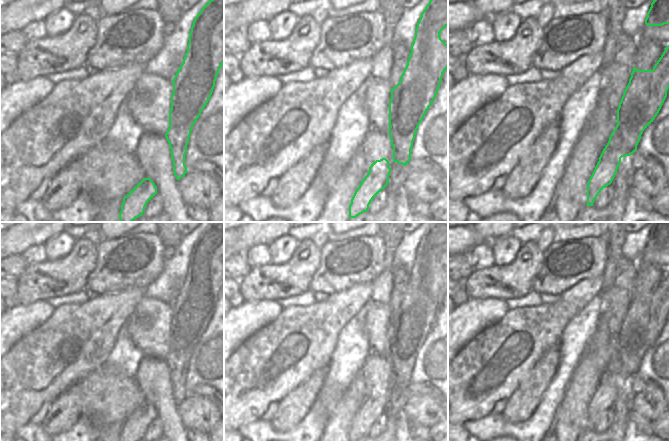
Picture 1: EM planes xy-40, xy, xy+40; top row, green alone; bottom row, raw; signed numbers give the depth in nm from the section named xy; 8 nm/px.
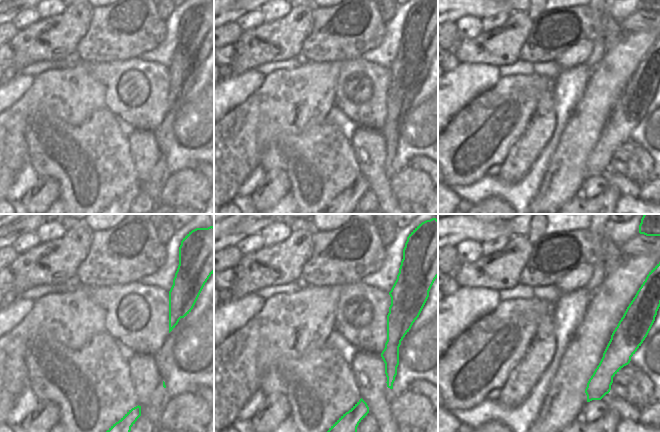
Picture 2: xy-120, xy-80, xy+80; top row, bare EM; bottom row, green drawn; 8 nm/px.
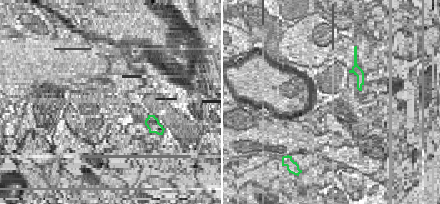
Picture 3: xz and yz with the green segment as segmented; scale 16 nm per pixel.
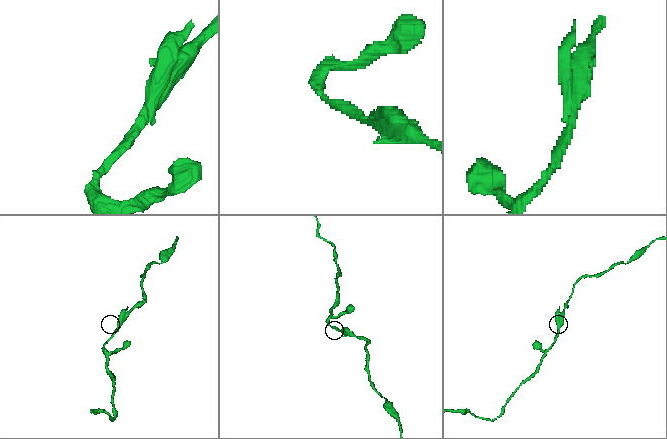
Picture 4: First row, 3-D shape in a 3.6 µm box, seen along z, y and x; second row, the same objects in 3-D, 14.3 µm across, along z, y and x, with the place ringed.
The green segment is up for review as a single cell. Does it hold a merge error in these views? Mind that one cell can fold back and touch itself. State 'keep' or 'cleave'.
cleave

